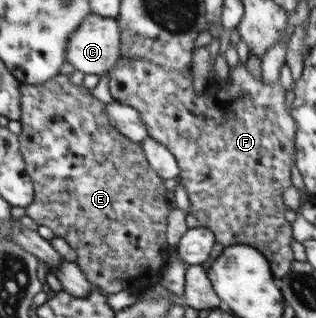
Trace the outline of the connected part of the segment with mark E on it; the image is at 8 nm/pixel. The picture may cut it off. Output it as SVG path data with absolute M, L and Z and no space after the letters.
M69 76L54 77L42 86L31 83L20 83L21 93L21 122L22 132L19 134L20 154L26 162L26 172L32 179L34 189L34 200L25 207L25 215L30 216L38 225L48 226L53 230L55 236L64 238L66 242L77 252L75 263L81 268L86 278L97 288L110 294L124 291L124 288L136 288L146 286L156 274L162 272L164 264L168 262L168 244L166 244L166 218L168 218L168 204L166 204L166 188L162 186L160 174L156 174L148 164L147 154L140 143L133 142L127 135L119 131L112 123L107 114L104 114L104 106L100 100L92 98L88 89L82 85L74 86L68 80Z

